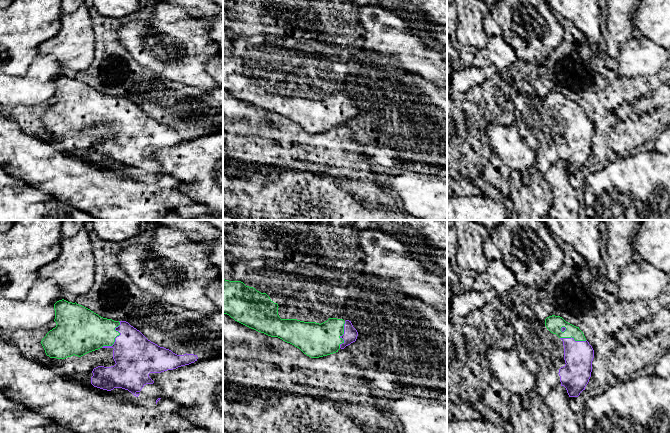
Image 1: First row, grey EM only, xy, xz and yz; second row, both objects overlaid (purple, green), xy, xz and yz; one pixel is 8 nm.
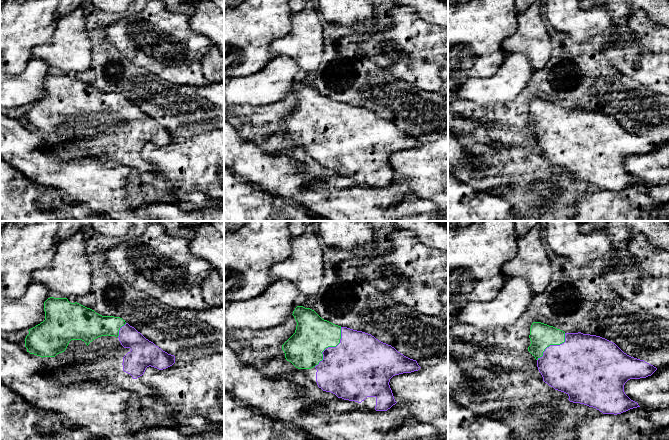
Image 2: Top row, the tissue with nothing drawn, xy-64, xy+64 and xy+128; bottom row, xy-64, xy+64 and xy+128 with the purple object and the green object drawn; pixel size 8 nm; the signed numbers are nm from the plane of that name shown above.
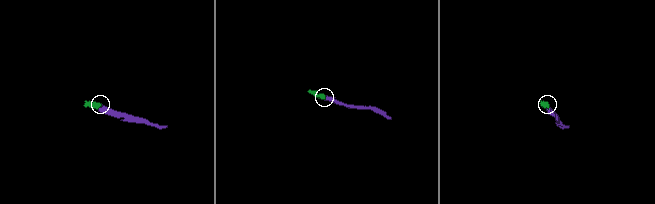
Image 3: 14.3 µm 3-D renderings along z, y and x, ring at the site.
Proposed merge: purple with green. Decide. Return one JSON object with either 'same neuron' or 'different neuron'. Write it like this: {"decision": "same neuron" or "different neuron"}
{"decision": "same neuron"}

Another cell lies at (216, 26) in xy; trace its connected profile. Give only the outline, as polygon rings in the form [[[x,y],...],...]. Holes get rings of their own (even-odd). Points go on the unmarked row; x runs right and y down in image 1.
[[[217,18],[210,21],[210,34],[218,43],[220,54],[223,56],[223,19]]]

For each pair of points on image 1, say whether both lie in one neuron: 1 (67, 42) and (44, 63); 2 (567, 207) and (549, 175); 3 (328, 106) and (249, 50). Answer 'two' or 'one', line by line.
1: two
2: one
3: one

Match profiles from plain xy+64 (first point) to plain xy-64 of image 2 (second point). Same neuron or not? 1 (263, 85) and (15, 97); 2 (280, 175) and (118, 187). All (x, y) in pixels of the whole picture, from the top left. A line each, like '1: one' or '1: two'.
1: one
2: one

